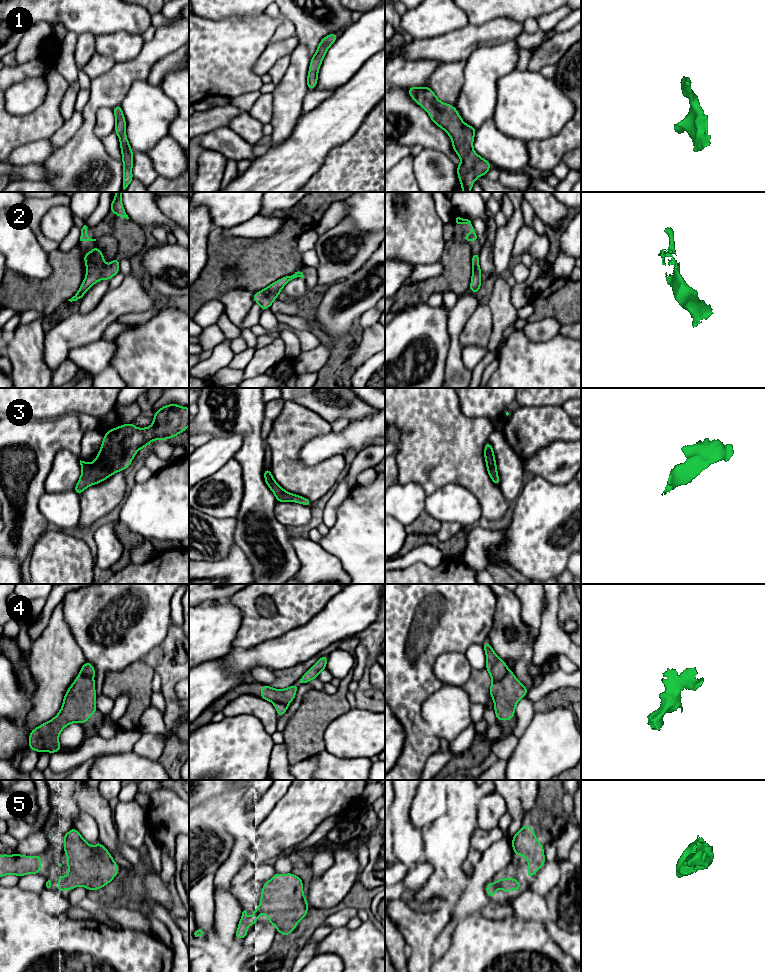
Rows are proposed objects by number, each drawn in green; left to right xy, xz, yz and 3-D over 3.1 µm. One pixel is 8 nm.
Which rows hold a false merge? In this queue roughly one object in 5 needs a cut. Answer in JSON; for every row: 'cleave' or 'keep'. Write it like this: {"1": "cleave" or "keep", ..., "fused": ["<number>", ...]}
{"1": "keep", "2": "keep", "3": "keep", "4": "cleave", "5": "keep", "fused": ["4"]}

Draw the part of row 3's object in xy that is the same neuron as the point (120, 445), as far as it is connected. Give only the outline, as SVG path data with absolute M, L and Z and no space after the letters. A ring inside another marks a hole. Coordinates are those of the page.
M169 404L155 410L155 416L152 418L153 424L146 428L137 428L133 422L113 428L104 434L99 453L96 460L92 463L86 463L80 460L81 476L77 481L74 491L80 495L87 487L103 482L113 474L125 470L131 465L139 449L148 446L154 440L166 440L174 438L176 435L186 431L189 426L189 408L178 404Z

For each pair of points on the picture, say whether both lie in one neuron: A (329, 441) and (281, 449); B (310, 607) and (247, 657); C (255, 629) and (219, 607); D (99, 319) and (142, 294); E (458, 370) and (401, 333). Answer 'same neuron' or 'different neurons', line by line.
A: different neurons
B: different neurons
C: different neurons
D: same neuron
E: different neurons

